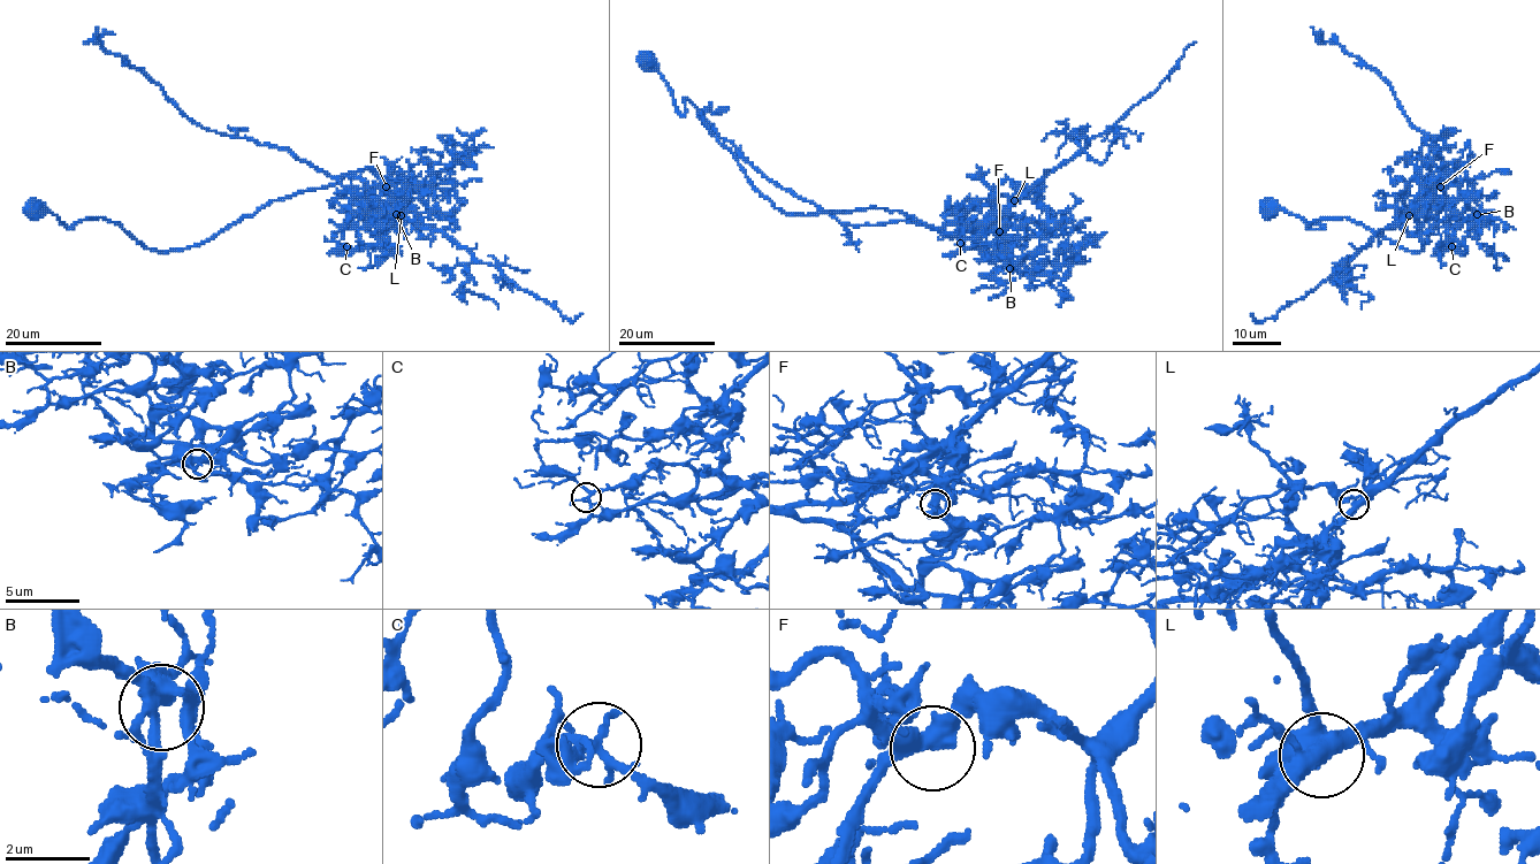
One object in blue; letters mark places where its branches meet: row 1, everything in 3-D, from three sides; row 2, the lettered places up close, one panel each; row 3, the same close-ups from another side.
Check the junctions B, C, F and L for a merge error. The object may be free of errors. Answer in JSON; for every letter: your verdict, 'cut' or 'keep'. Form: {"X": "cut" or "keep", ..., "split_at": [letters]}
{"B": "keep", "C": "keep", "F": "cut", "L": "keep", "split_at": ["F"]}

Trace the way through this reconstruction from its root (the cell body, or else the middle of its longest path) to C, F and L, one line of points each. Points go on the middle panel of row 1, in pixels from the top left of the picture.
C: (647, 60), (676, 111), (687, 99), (776, 207), (980, 227), (974, 247), (996, 235), (960, 243)
F: (647, 60), (676, 111), (686, 113), (687, 99), (785, 212), (883, 207), (946, 232), (981, 222), (1000, 231)
L: (647, 60), (676, 111), (686, 113), (687, 99), (785, 212), (883, 207), (953, 232), (989, 223), (1014, 200)

